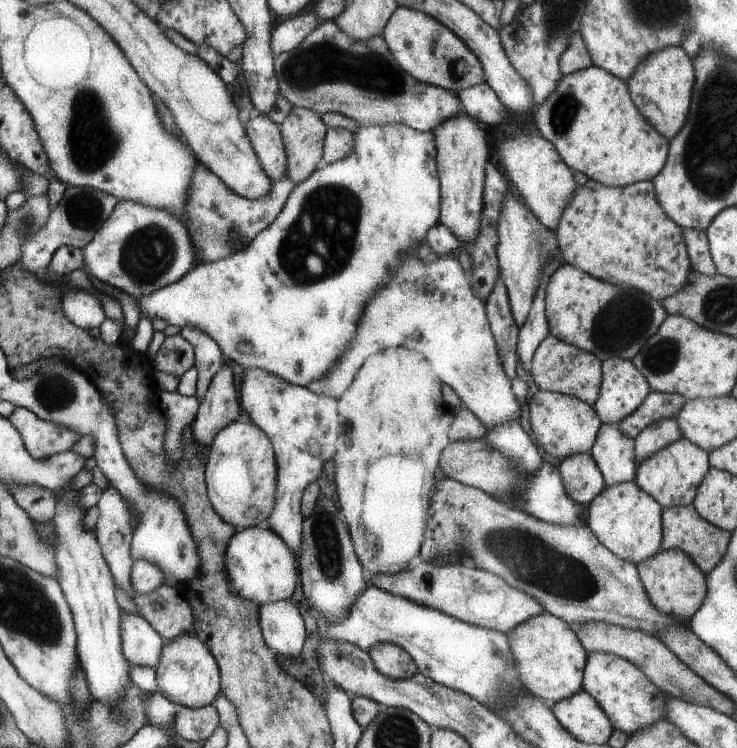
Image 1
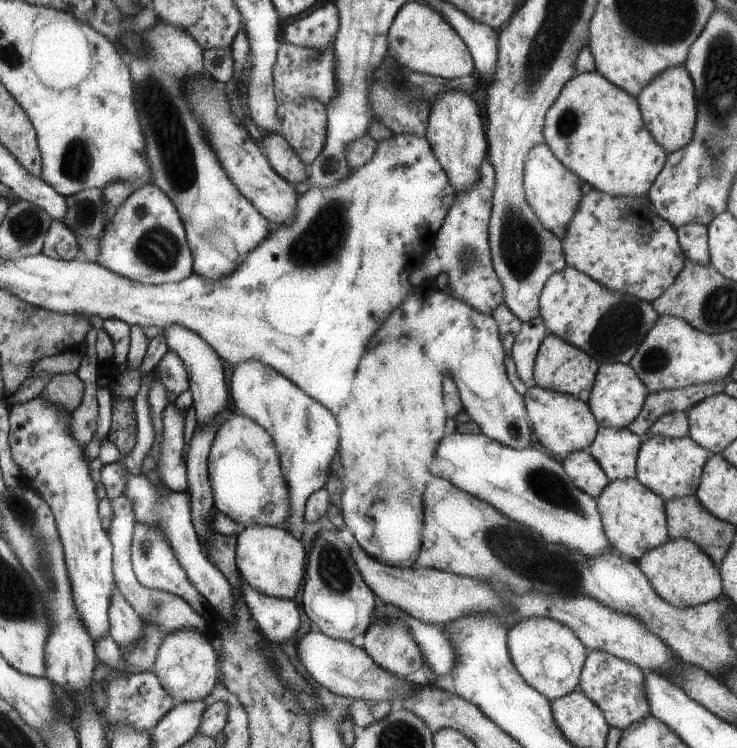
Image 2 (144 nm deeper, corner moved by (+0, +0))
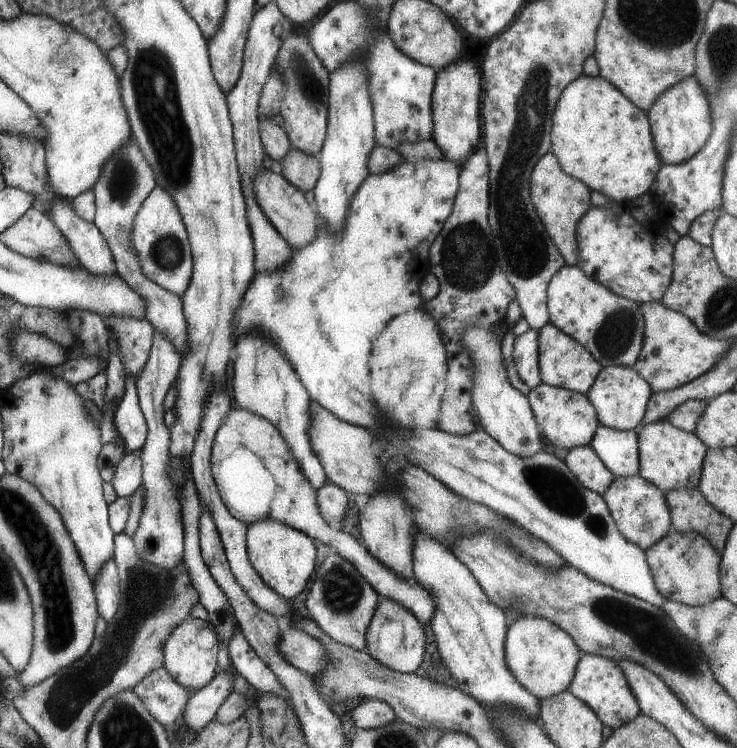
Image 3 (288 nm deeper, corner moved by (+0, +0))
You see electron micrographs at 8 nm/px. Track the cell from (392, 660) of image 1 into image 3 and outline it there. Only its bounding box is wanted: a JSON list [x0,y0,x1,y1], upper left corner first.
[365,600,425,674]

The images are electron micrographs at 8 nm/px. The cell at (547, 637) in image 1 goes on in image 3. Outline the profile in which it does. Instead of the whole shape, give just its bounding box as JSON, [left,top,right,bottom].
[505,616,583,700]

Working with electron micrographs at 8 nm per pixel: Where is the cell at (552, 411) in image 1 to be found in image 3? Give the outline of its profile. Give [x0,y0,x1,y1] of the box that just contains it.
[527,384,599,450]

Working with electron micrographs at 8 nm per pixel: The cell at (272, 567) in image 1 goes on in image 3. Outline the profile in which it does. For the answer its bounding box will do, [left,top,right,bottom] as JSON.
[245,520,317,600]

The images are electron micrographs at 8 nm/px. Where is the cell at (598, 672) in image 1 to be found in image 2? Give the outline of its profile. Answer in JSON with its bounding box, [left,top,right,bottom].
[579,652,649,728]

